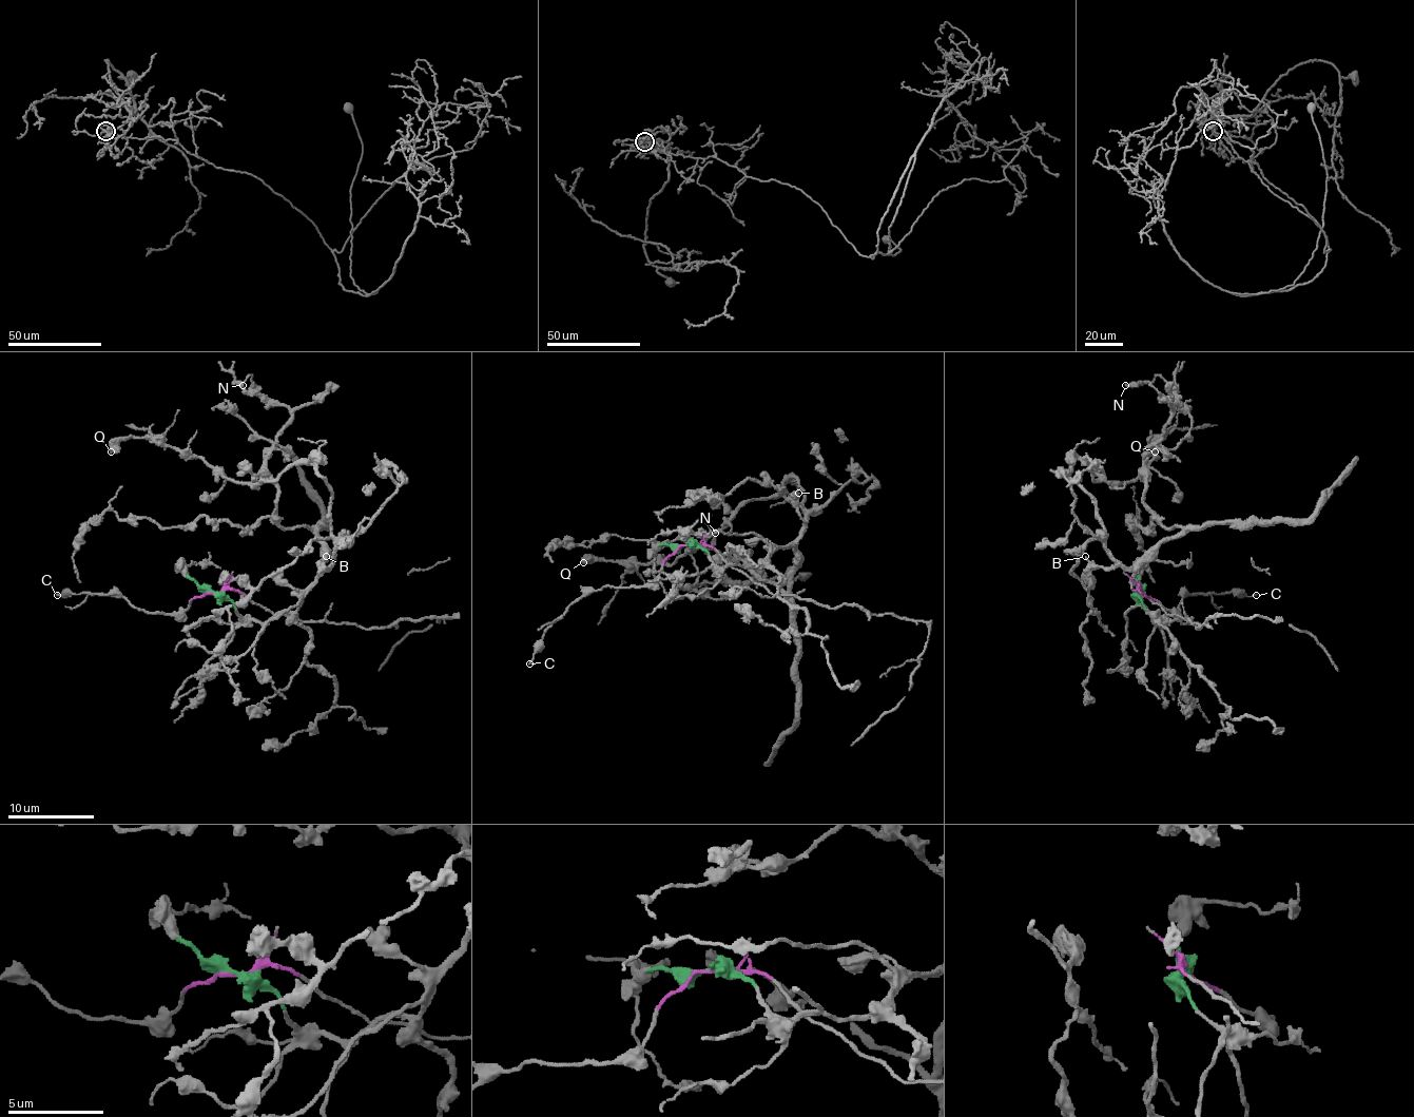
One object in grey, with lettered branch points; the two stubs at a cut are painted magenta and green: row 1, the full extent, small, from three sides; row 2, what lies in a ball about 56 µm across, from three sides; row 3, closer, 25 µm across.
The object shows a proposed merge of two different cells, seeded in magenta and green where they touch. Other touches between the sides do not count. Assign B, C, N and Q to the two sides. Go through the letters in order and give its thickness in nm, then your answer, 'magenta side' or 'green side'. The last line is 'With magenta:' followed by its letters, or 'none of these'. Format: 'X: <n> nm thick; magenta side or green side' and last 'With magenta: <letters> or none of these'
B: 150 nm thick; green side
C: 130 nm thick; magenta side
N: 280 nm thick; green side
Q: 550 nm thick; green side
With magenta: C

